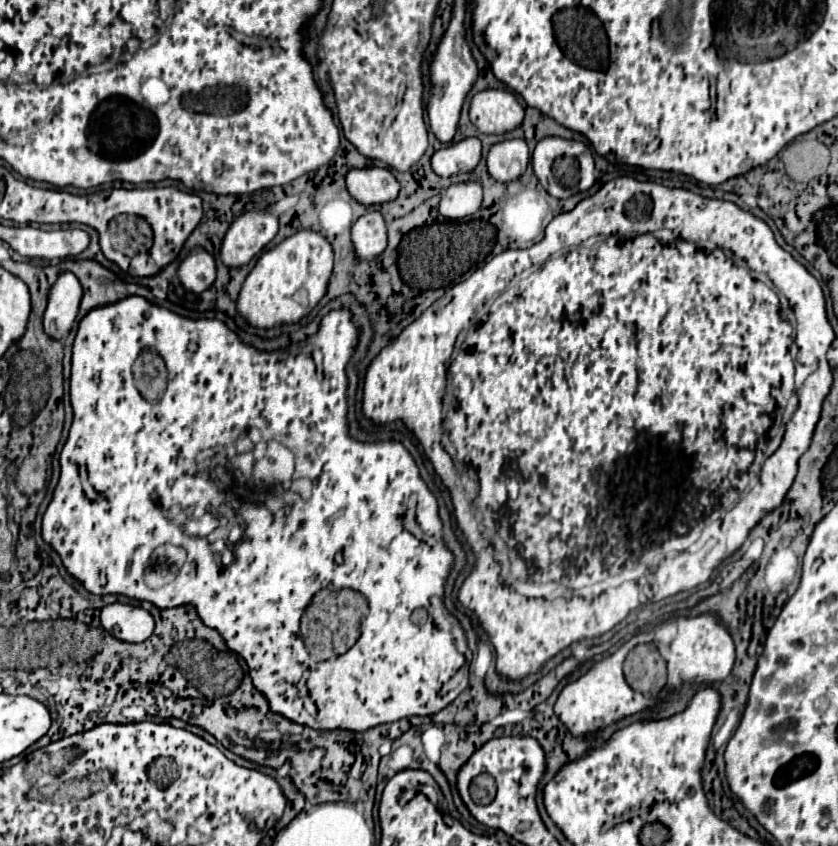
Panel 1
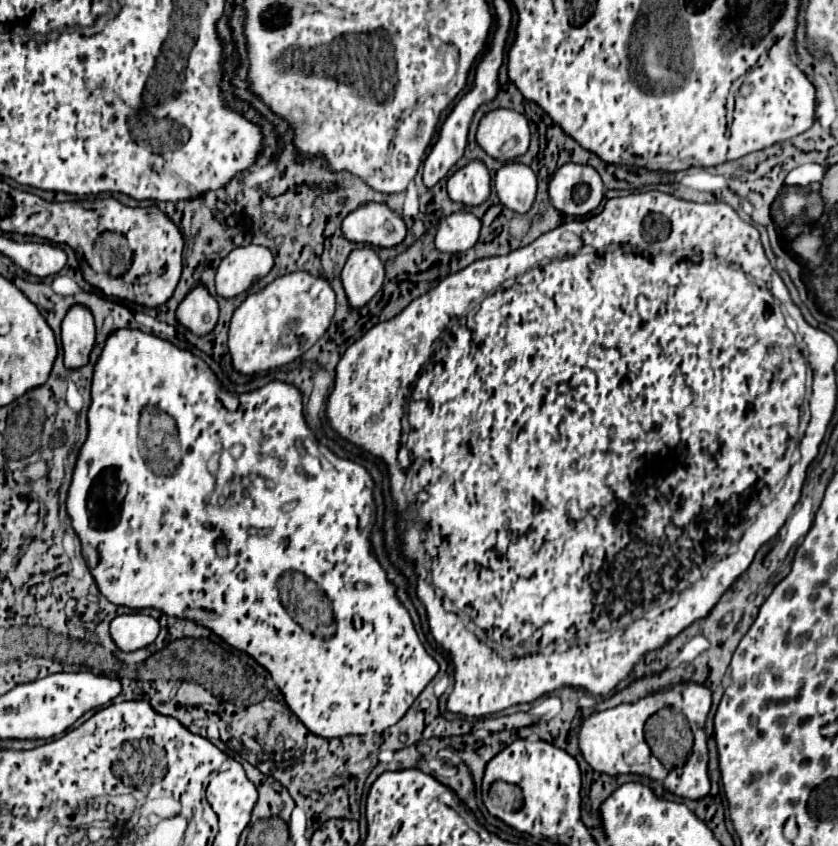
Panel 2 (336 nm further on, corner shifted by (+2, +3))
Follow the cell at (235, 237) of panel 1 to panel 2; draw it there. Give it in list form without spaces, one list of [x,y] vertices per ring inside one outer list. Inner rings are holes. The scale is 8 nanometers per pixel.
[[[262,245],[234,247],[216,271],[216,291],[222,297],[234,297],[252,287],[254,281],[266,277],[272,269],[272,253]]]

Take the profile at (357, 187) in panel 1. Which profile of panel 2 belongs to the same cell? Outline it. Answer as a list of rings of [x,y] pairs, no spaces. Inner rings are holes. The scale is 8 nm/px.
[[[364,203],[344,217],[342,233],[356,243],[394,247],[406,237],[406,223],[386,203]]]

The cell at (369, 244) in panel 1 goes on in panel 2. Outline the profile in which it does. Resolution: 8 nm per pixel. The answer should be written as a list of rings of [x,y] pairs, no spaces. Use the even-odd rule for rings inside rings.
[[[370,247],[354,249],[342,269],[342,285],[352,307],[366,305],[384,281],[384,263]]]

